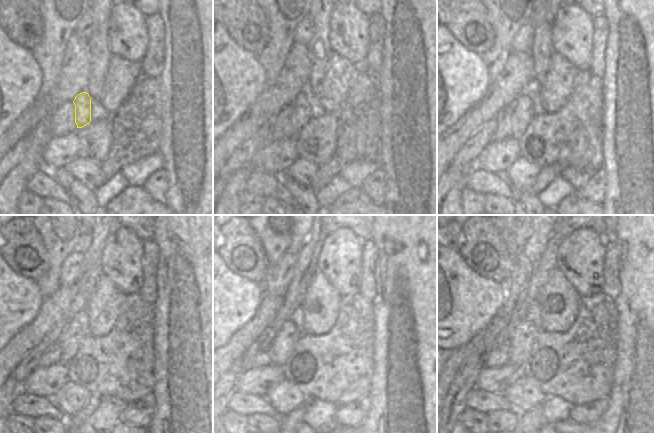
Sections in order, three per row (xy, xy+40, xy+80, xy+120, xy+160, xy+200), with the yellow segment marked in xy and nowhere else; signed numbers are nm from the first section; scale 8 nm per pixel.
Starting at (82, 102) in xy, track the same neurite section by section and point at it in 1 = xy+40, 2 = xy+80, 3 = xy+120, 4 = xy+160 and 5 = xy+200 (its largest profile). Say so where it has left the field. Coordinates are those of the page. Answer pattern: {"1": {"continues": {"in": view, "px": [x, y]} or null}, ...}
{"1": {"continues": {"in": "xy+40", "px": [301, 109]}}, "2": {"continues": {"in": "xy+80", "px": [522, 113]}}, "3": {"continues": {"in": "xy+120", "px": [71, 335]}}, "4": {"continues": {"in": "xy+160", "px": [289, 333]}}, "5": {"continues": {"in": "xy+200", "px": [508, 336]}}}

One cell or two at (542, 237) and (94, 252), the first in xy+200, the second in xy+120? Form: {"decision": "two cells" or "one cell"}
{"decision": "two cells"}

